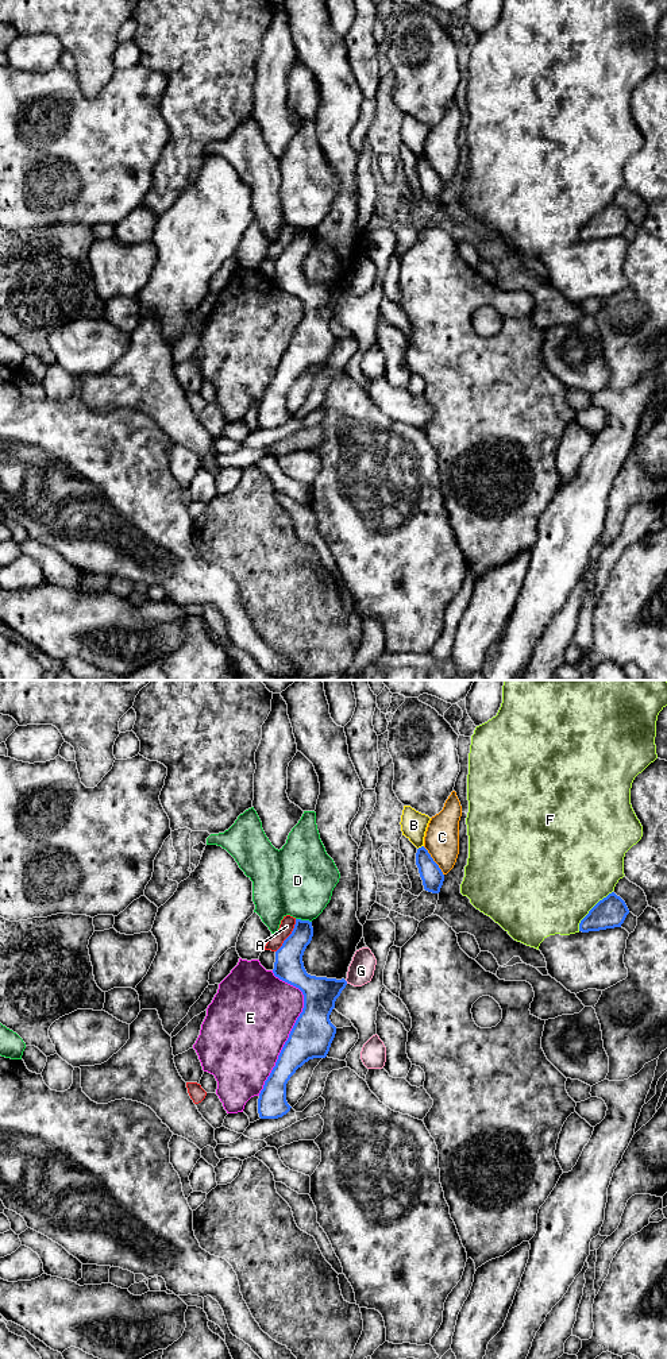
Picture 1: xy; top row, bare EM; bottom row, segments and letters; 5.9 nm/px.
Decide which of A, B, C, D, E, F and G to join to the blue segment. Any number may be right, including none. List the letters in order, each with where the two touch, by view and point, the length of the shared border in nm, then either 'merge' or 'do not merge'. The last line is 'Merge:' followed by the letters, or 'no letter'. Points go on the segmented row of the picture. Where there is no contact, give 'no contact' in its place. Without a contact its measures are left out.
A: xy (289, 935) | 240 nm | do not merge
B: xy (421, 846) | 50 nm | do not merge
C: xy (434, 861) | 220 nm | do not merge
D: xy (304, 921) | 100 nm | do not merge
E: xy (292, 1029) | 750 nm | do not merge
F: xy (590, 910) | 320 nm | do not merge
G: xy (346, 981) | 30 nm | do not merge
Merge: no letter

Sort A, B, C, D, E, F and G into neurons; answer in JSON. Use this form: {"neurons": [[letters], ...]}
{"neurons": [["A"], ["B"], ["C"], ["D"], ["E"], ["F"], ["G"]]}

